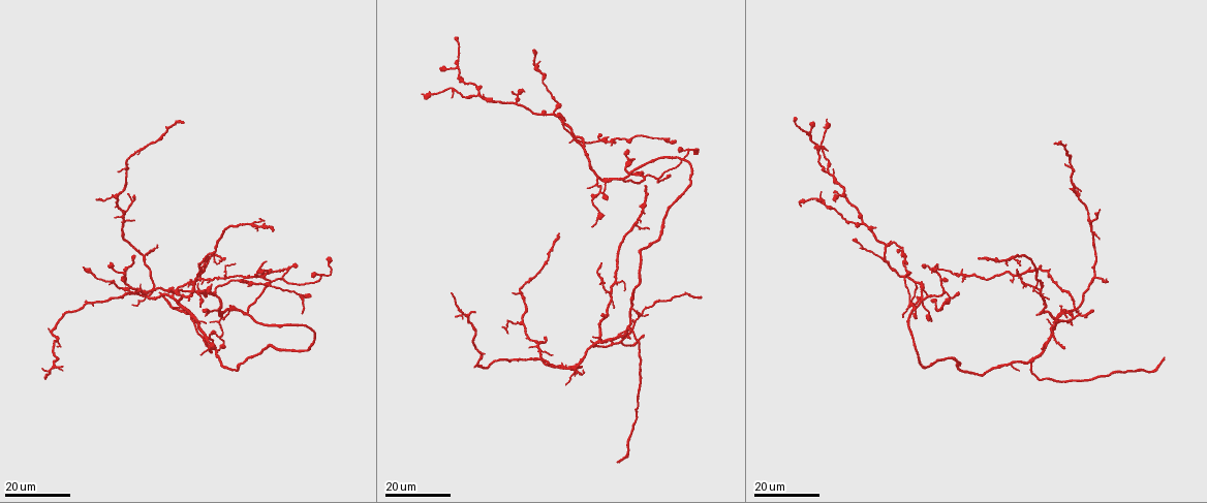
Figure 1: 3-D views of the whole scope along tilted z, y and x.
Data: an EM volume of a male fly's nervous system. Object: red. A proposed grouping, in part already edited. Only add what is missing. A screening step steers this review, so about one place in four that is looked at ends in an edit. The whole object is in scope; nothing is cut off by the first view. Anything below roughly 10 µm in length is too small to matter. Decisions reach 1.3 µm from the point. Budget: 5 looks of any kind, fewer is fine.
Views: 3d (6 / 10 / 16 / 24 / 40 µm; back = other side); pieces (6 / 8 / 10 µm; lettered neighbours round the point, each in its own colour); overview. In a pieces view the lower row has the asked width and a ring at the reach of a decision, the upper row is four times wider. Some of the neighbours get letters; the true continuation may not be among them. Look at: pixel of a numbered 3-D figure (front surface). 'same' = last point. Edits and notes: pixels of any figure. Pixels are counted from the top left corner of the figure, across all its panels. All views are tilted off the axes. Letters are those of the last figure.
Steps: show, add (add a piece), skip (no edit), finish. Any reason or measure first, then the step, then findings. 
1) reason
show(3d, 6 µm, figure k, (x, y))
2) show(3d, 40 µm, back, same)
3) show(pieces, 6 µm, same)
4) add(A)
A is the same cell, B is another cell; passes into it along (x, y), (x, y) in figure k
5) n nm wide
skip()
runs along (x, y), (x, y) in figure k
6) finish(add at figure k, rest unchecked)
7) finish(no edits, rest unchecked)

end of a long branch
show(3d, 24 µm, figure 1, (644, 185))

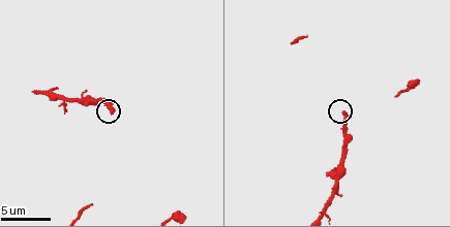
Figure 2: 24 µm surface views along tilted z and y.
show(pieces, 10 µm, figure 2, (113, 110))

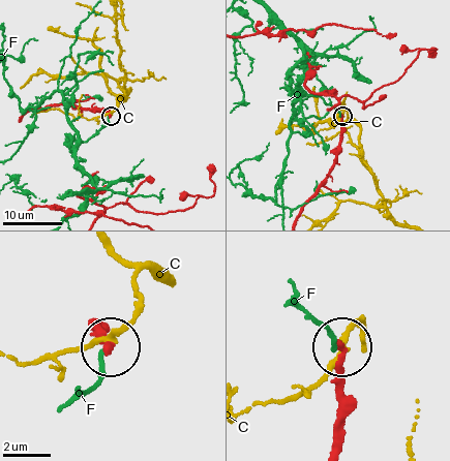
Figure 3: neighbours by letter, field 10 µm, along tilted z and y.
skip()
C and F are other cells; no lettered piece goes on from it

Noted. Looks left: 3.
show(pieces, 10 µm, figure 2, (304, 35))

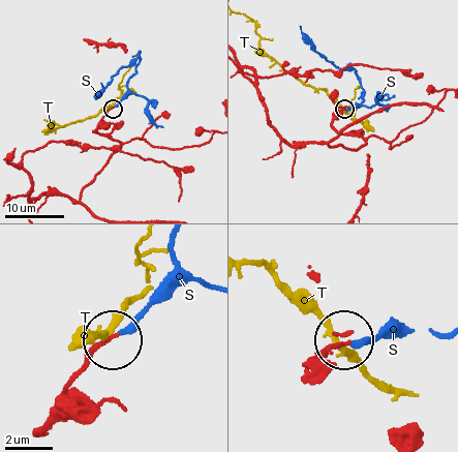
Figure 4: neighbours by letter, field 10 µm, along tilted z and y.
150 nm wide
add(S)
S is the same cell, T is another cell; passes into it along (305, 368), (327, 349), (384, 328) in figure 4; it goes on there

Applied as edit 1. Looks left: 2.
finish(add at figure 4, rest unchecked)

